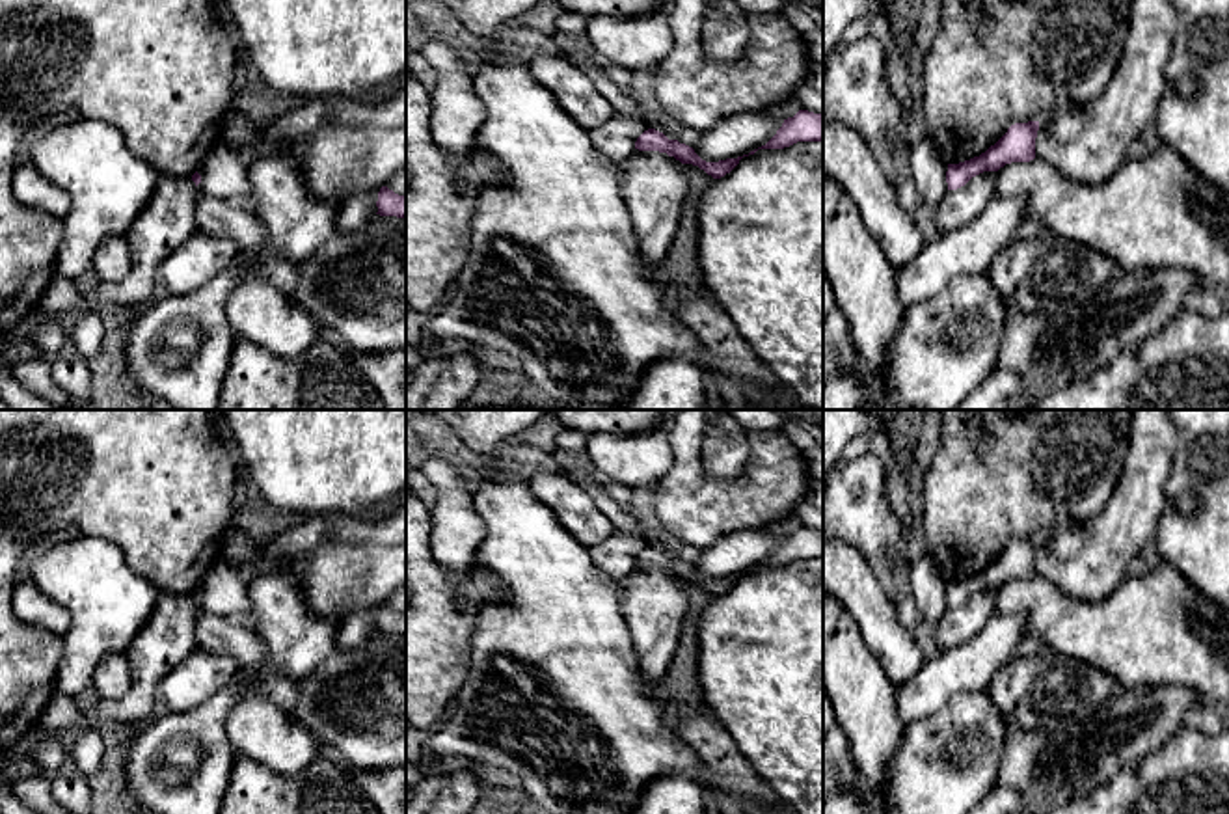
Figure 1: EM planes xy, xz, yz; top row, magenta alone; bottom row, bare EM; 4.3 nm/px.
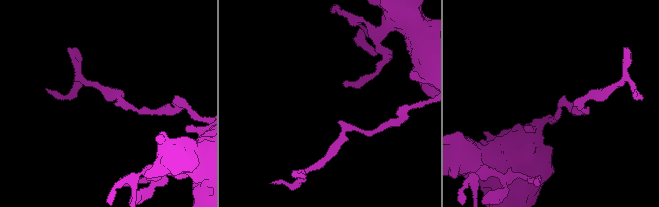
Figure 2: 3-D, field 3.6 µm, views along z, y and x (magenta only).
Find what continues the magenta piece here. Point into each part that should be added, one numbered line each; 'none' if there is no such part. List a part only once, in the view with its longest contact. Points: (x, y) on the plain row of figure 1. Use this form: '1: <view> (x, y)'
none

